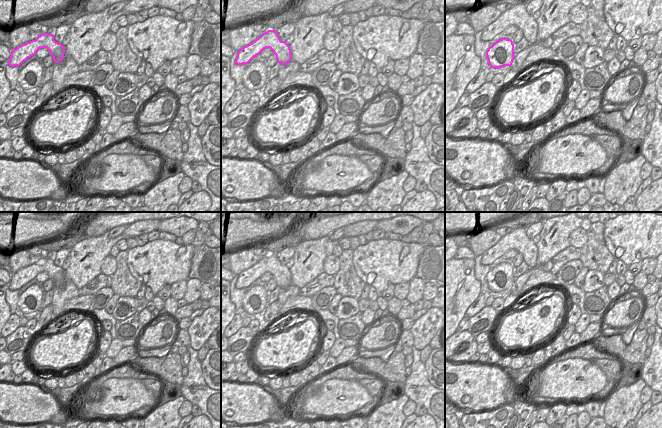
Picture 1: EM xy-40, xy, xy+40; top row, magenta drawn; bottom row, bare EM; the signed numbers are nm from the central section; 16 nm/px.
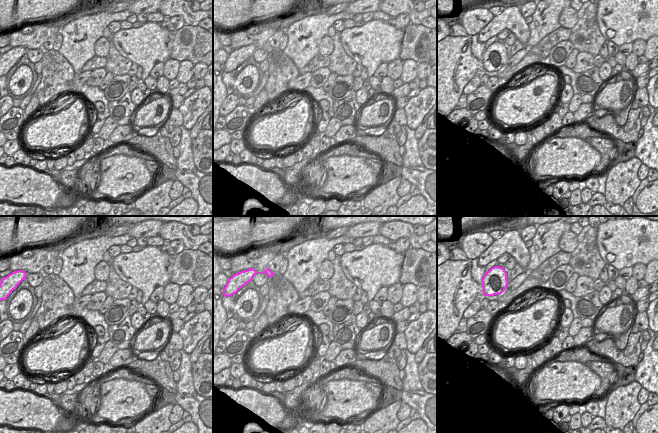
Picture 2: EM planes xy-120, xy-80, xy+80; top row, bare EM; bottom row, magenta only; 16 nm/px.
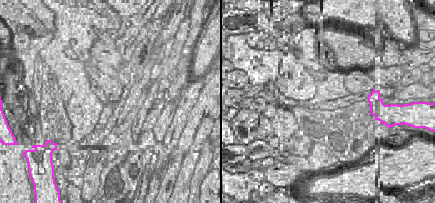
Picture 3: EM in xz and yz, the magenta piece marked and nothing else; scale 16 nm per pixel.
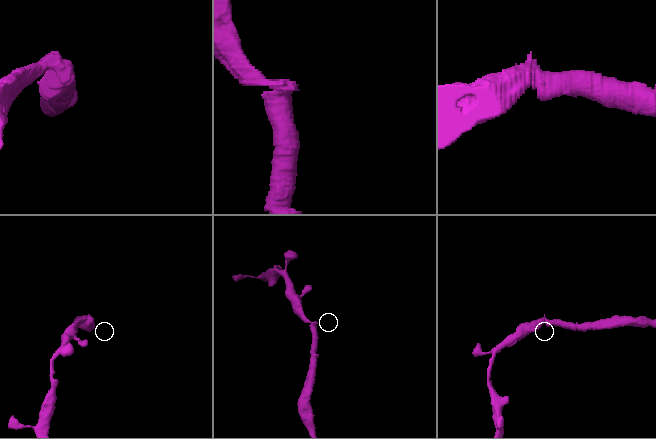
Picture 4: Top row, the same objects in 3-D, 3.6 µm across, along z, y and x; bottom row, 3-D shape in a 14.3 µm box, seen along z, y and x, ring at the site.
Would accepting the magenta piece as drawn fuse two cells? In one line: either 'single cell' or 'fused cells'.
fused cells

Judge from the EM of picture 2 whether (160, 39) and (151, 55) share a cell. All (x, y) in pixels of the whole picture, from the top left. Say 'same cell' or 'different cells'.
different cells

